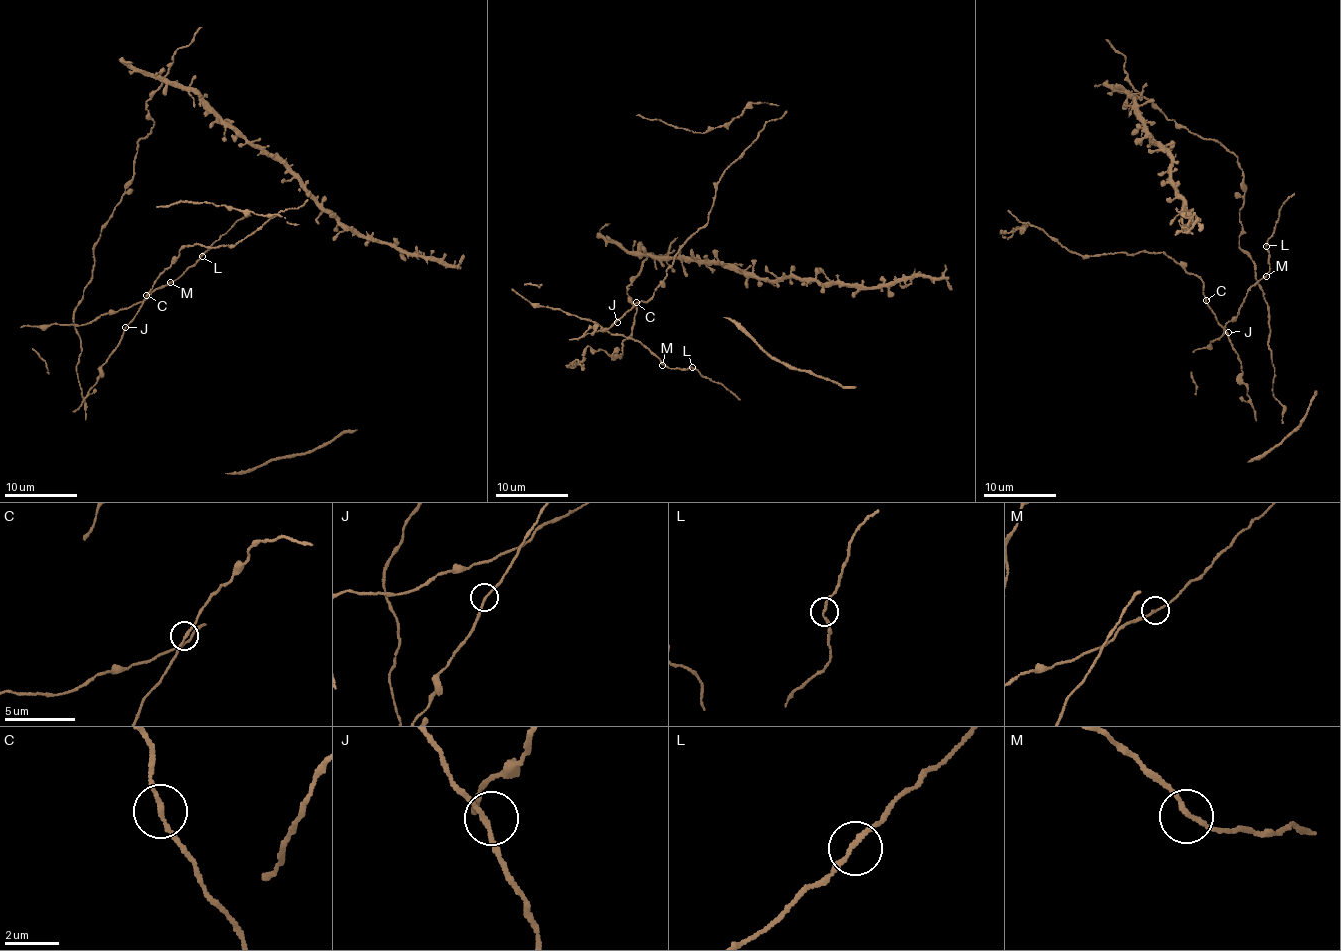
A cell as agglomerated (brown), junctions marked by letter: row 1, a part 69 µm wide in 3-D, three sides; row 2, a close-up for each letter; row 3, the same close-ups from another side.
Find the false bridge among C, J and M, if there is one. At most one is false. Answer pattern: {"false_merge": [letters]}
{"false_merge": []}

